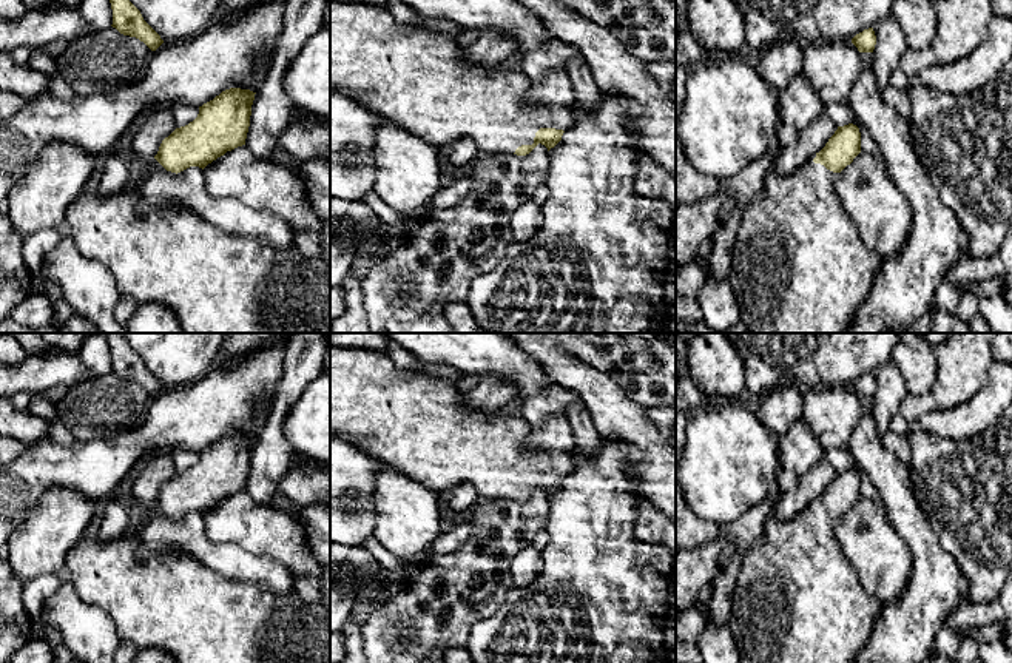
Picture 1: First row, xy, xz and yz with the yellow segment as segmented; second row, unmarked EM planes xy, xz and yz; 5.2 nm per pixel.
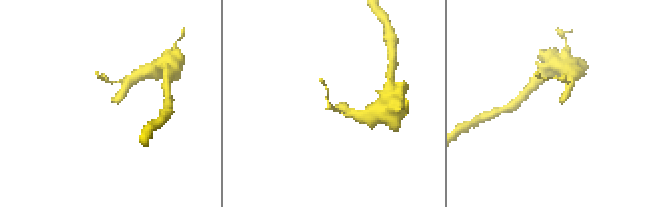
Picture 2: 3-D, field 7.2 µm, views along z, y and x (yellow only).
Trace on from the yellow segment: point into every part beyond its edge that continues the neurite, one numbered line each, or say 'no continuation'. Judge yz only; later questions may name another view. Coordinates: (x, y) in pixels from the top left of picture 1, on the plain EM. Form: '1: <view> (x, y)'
1: yz (796, 600)

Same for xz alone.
1: xz (417, 423)

